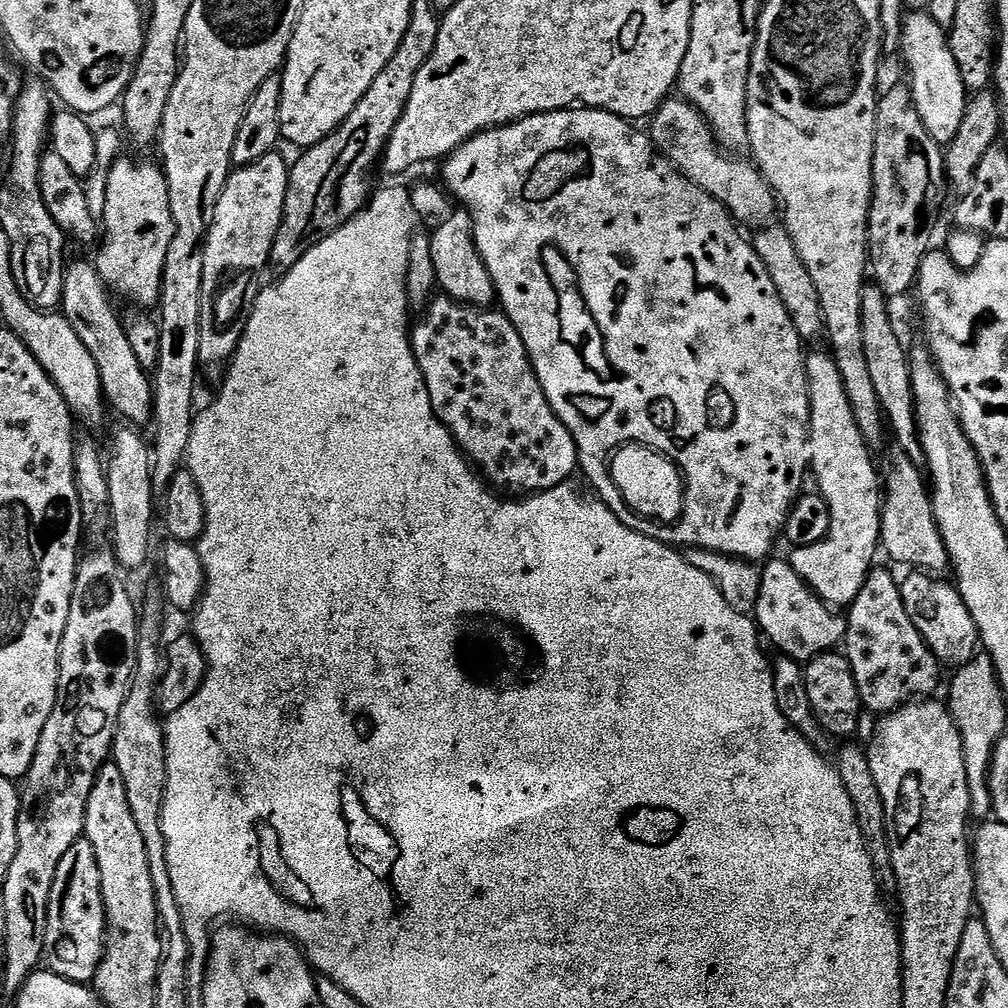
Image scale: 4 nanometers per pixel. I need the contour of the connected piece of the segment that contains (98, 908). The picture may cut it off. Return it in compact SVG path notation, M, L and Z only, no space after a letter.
M83 838L74 842L66 854L58 862L58 870L54 874L54 882L50 890L50 902L48 903L48 917L44 934L44 954L42 964L47 971L58 974L67 980L73 980L75 984L88 984L95 976L104 957L104 903L100 898L100 875L98 864L94 858L94 850L90 842Z

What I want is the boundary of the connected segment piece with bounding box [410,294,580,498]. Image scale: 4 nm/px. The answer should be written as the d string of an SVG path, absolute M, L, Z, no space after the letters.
M440 294L427 305L426 310L419 313L419 316L420 321L417 324L415 321L411 325L410 339L412 342L412 353L422 370L424 381L426 382L426 390L430 394L430 406L434 410L434 414L444 423L448 433L456 439L456 444L459 446L460 451L482 473L483 479L493 489L503 490L512 498L520 498L525 494L531 494L533 492L545 492L559 484L569 483L573 479L571 477L572 471L574 473L577 471L580 462L576 443L570 434L570 430L566 430L566 426L554 414L554 410L550 406L550 402L538 382L536 372L532 368L532 359L528 356L526 346L522 342L522 338L518 334L514 322L510 322L508 315L503 310L497 310L492 306L472 307L470 304L461 304L456 300L452 300L448 295Z

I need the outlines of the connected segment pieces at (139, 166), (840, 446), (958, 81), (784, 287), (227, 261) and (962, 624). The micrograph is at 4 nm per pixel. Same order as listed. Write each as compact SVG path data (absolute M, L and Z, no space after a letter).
M116 159L108 172L106 208L102 219L100 253L94 257L96 270L113 293L148 308L160 298L160 283L166 266L166 250L174 238L176 223L170 214L168 179L159 163Z
M823 350L824 352L807 353L804 369L806 370L806 378L808 379L808 393L810 394L810 422L808 423L808 450L810 453L810 472L811 475L816 475L815 487L820 493L820 497L826 502L826 506L830 512L830 526L828 532L824 535L824 539L820 540L814 546L806 546L805 548L793 547L791 549L792 556L790 555L790 563L796 573L799 574L803 580L811 586L813 592L829 606L847 606L851 604L852 599L858 594L861 589L862 582L868 576L870 569L873 567L876 552L878 556L878 549L880 548L880 506L882 503L882 476L876 468L872 465L872 456L870 453L870 446L862 438L862 434L858 430L858 422L854 422L854 410L850 410L850 398L846 398L846 386L842 382L842 374L838 374L838 366L836 359L833 358L831 351Z
M920 10L913 16L911 13L902 29L903 52L904 64L908 67L907 83L912 89L912 101L922 118L922 126L926 126L934 143L947 146L954 134L958 134L958 126L962 126L970 93L962 82L962 74L958 74L958 62L954 62L945 29L940 28L927 11Z
M769 223L757 232L760 233L757 234L756 240L754 239L754 250L758 258L762 258L762 266L766 266L767 272L770 273L770 278L774 282L774 290L778 290L778 298L782 298L782 306L786 306L801 341L809 342L808 340L824 332L822 306L818 302L818 290L814 290L810 270L806 270L806 262L802 262L788 229L783 223Z
M276 150L267 152L262 158L233 167L229 171L228 180L216 203L212 225L208 227L202 262L202 311L198 313L198 354L203 375L208 375L212 380L221 379L222 369L231 361L241 338L244 337L248 313L252 311L258 291L256 275L263 270L264 264L266 268L269 263L274 238L282 222L290 164L278 153Z
M919 570L907 573L905 580L899 581L902 602L906 606L906 614L910 614L910 622L922 634L926 646L932 651L941 665L959 666L968 663L978 648L978 633L970 618L970 610L966 610L964 600L960 597L960 589L955 583L943 584L943 579Z

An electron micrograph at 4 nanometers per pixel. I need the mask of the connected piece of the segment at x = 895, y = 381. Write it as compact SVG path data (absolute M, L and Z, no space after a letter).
M875 286L865 287L862 294L862 346L866 350L866 366L870 369L870 379L874 382L874 390L878 390L880 409L884 411L887 427L896 435L896 440L901 444L907 455L916 458L921 455L920 438L916 430L916 403L912 397L912 383L910 382L909 349L904 349L902 341L896 337L896 328L892 325L892 316L888 313L889 297L885 296L881 288Z

